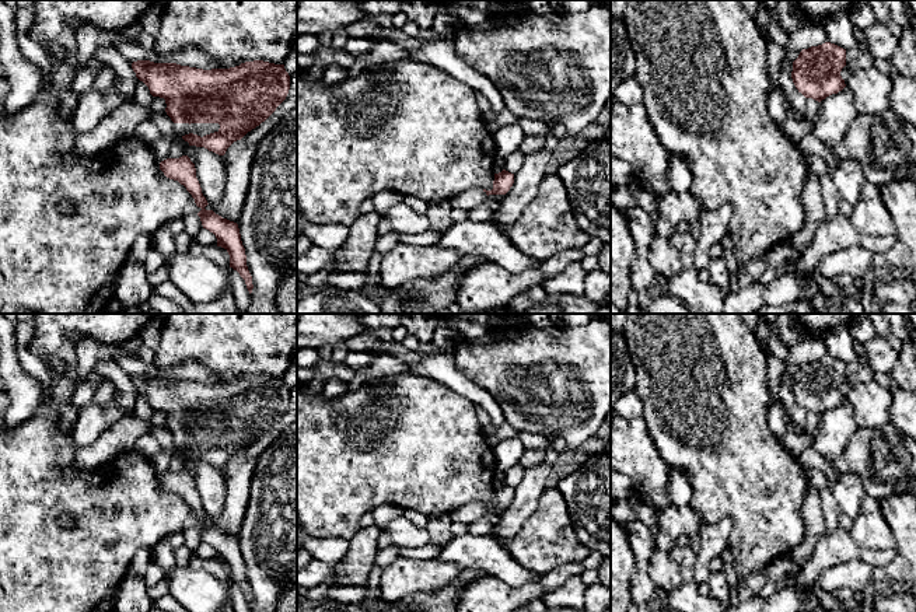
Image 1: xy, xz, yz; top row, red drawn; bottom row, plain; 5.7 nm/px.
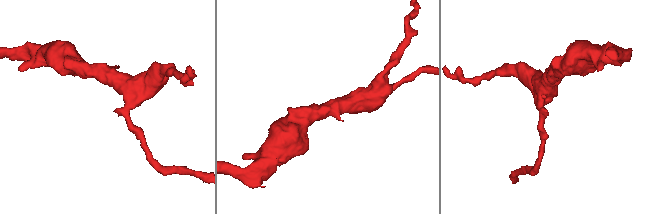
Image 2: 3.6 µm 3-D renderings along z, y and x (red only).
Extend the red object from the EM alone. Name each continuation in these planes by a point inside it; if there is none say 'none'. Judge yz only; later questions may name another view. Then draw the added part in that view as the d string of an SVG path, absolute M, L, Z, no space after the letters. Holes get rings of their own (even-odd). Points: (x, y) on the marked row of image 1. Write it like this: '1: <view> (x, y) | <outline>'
none

